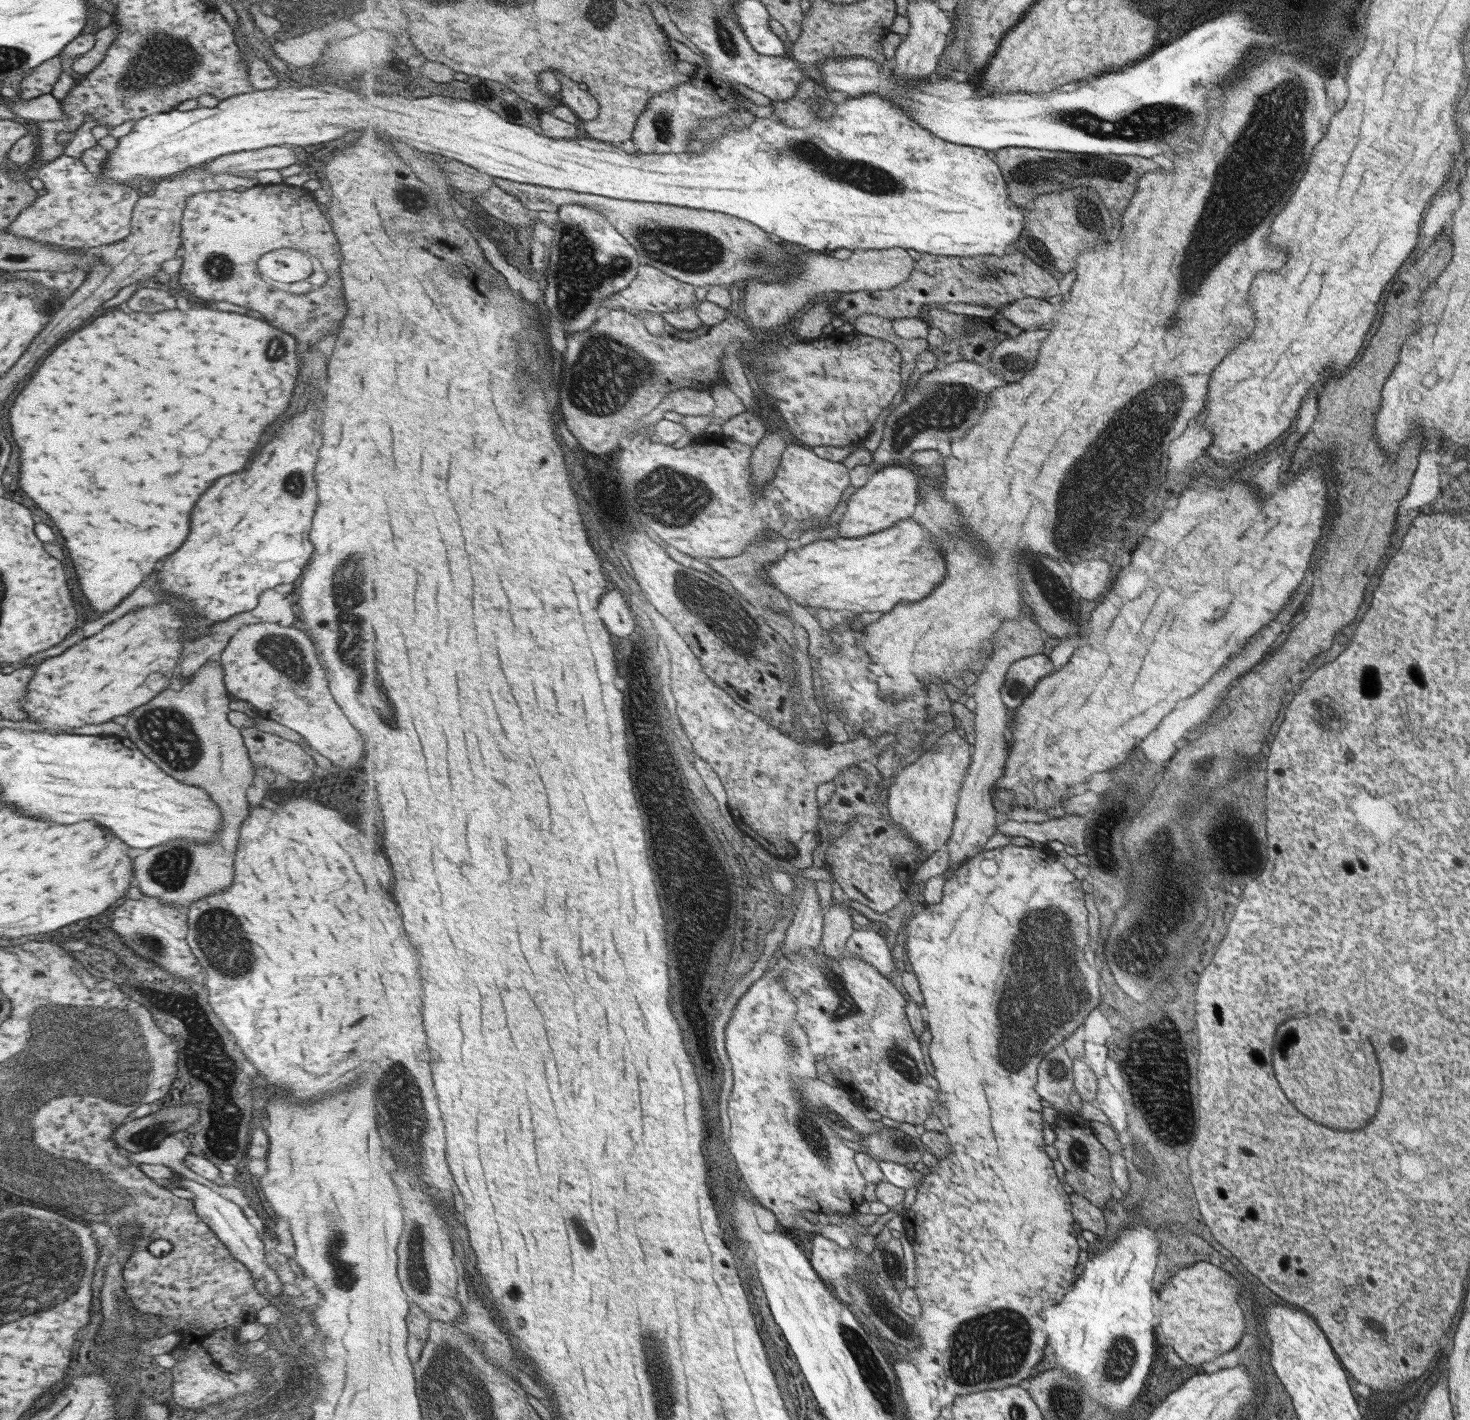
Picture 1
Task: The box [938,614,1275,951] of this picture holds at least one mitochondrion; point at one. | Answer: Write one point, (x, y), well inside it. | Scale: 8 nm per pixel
(1021, 689)

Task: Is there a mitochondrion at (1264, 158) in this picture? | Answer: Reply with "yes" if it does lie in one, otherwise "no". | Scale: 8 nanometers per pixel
yes

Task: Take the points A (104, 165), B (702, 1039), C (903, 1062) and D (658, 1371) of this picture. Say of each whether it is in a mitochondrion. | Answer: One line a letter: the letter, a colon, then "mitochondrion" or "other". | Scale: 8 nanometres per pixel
A: other
B: other
C: mitochondrion
D: mitochondrion

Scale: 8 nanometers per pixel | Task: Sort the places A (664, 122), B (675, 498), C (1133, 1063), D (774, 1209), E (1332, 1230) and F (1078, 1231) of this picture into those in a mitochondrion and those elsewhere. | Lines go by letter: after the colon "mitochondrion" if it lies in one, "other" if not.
A: mitochondrion
B: mitochondrion
C: mitochondrion
D: other
E: mitochondrion
F: other

